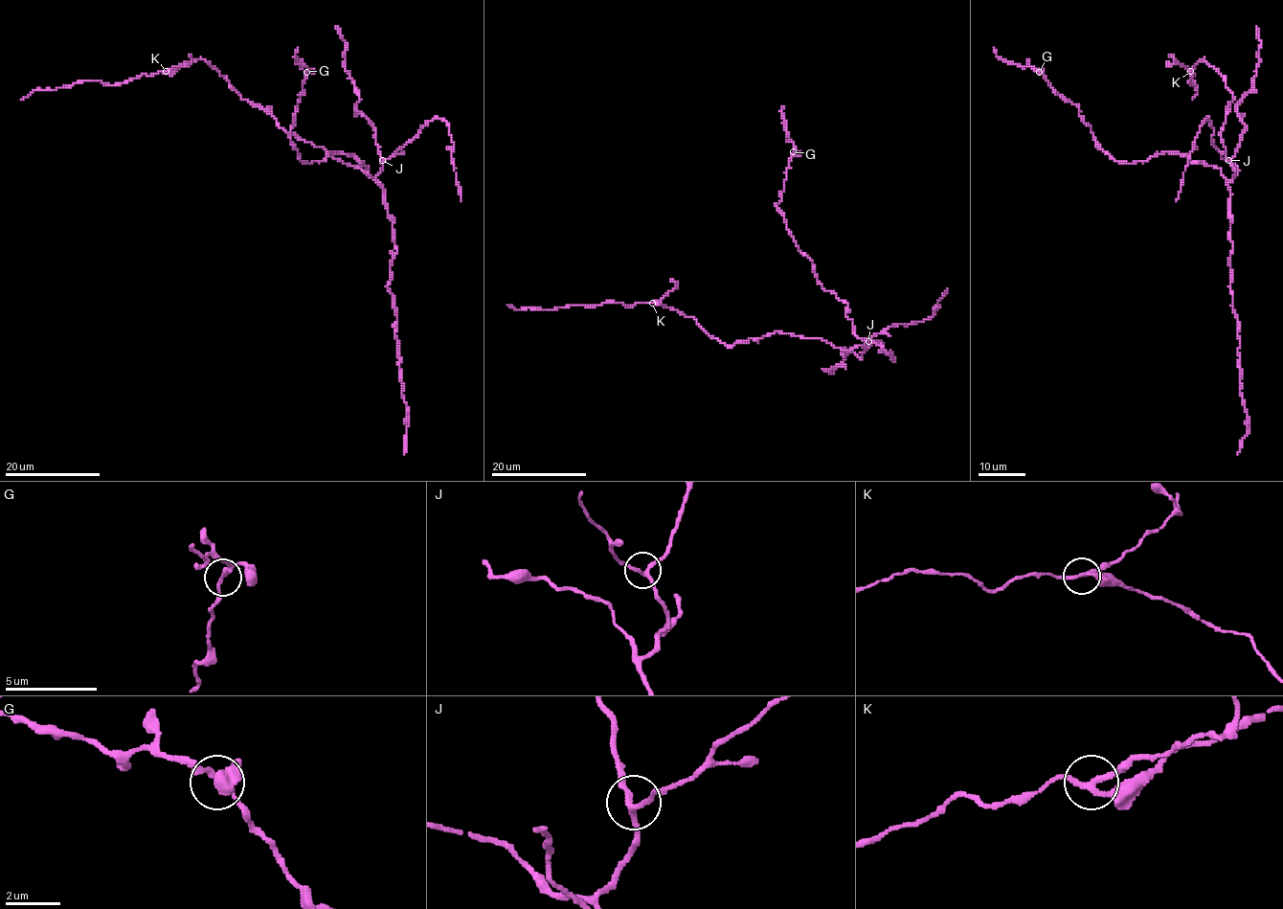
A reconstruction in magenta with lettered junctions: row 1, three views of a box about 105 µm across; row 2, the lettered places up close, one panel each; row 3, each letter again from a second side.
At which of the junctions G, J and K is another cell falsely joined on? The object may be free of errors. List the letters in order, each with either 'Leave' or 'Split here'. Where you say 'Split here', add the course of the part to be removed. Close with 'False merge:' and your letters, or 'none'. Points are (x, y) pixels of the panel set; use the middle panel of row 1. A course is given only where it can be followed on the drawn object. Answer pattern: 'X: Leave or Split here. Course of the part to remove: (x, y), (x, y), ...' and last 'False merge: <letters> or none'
G: Leave
J: Leave
K: Split here. Course of the part to remove: (652, 304), (677, 286), (676, 282)
False merge: K

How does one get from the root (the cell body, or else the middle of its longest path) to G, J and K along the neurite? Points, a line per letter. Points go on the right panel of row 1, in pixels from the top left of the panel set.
G: (1229, 160), (1238, 172), (1228, 183), (1219, 169), (1174, 152), (1117, 162), (1099, 147), (1079, 108), (1039, 72)
J: (1229, 160), (1238, 170), (1233, 177), (1234, 171), (1228, 160)
K: (1229, 160), (1219, 133), (1233, 94), (1225, 83), (1225, 78), (1204, 58), (1191, 72)

